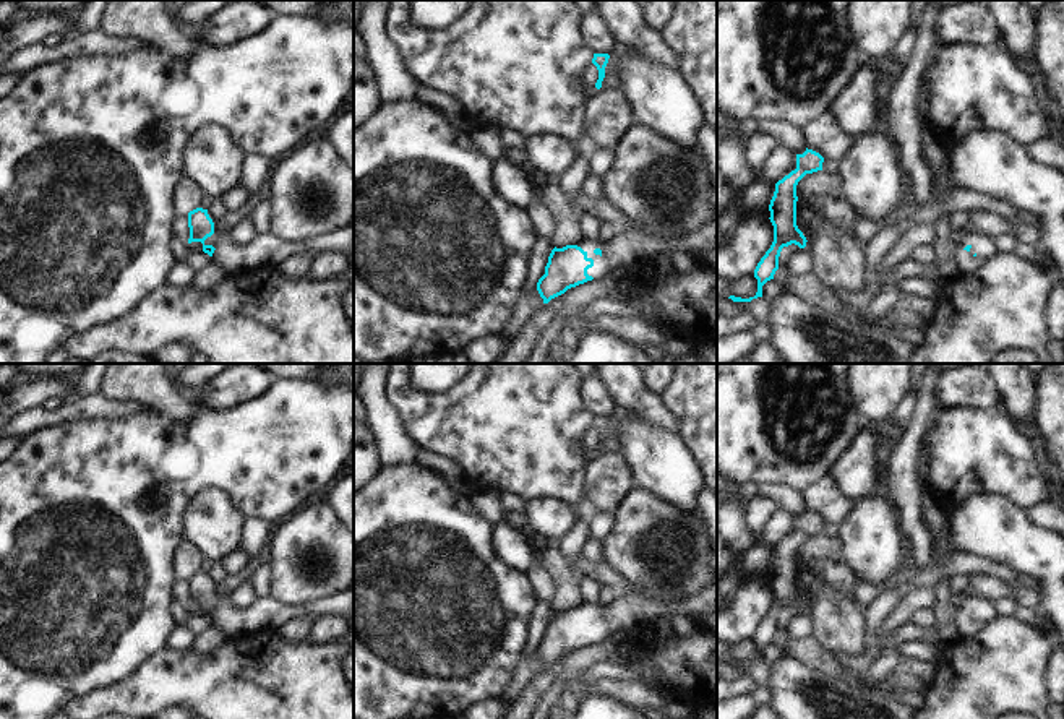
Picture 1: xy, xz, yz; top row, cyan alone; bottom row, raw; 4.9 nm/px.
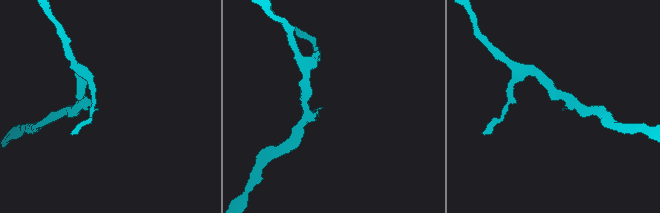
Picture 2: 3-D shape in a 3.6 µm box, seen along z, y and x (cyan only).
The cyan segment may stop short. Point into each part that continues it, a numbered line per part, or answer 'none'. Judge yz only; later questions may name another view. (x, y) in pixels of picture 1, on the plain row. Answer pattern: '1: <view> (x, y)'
1: yz (983, 609).

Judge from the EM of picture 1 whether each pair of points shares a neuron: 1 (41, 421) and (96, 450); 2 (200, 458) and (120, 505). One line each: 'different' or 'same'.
1: different
2: same

